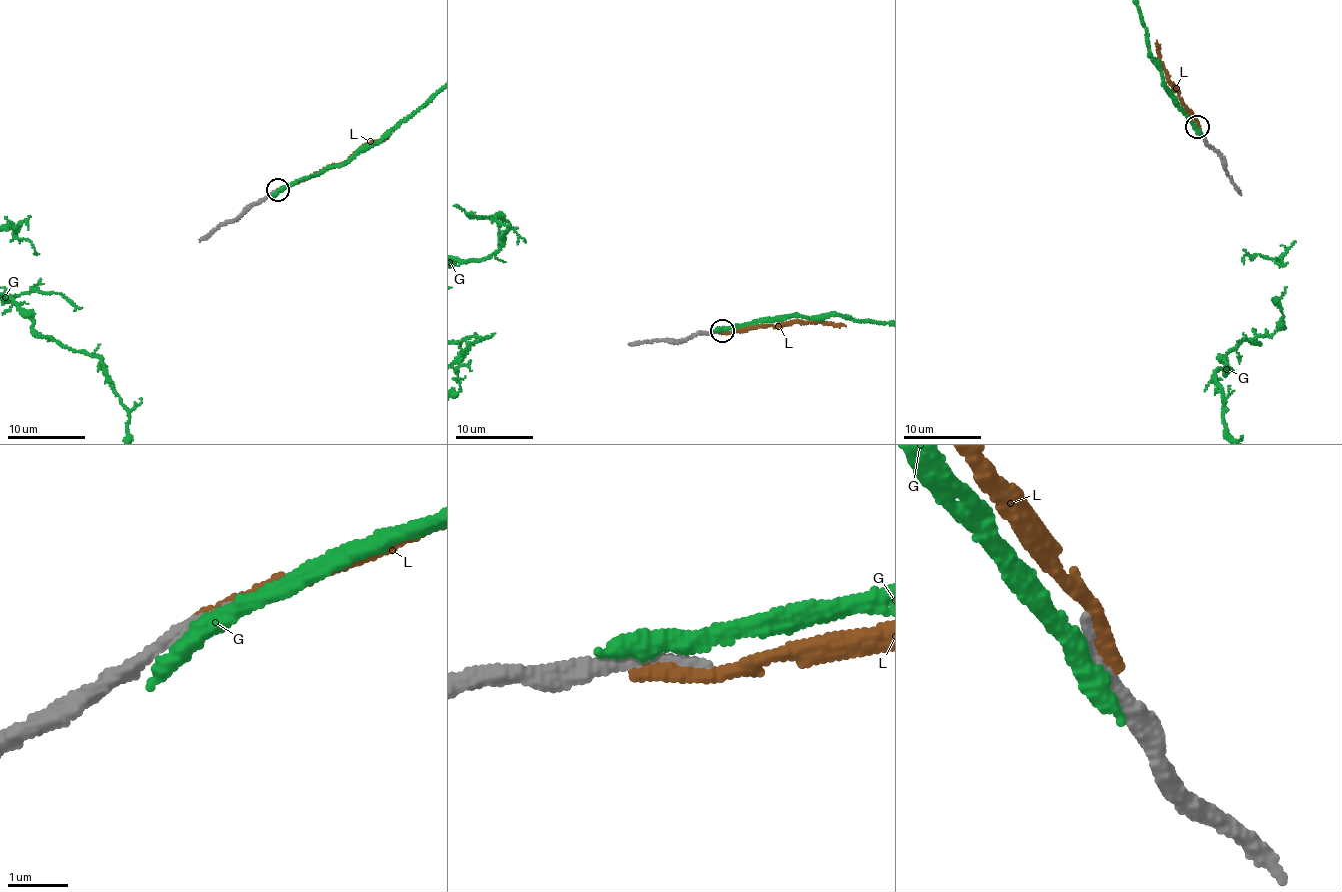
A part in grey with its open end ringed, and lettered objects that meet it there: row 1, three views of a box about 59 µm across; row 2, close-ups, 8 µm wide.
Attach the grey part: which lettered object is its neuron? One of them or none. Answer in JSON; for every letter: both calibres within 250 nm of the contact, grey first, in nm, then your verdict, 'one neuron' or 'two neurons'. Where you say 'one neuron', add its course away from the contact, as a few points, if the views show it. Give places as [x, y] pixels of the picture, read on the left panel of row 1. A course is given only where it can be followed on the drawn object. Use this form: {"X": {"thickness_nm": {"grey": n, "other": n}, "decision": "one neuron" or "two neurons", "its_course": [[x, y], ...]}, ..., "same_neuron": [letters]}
{"G": {"thickness_nm": {"grey": 220, "other": 420}, "decision": "two neurons"}, "L": {"thickness_nm": {"grey": 220, "other": 280}, "decision": "one neuron"}, "same_neuron": ["L"]}

